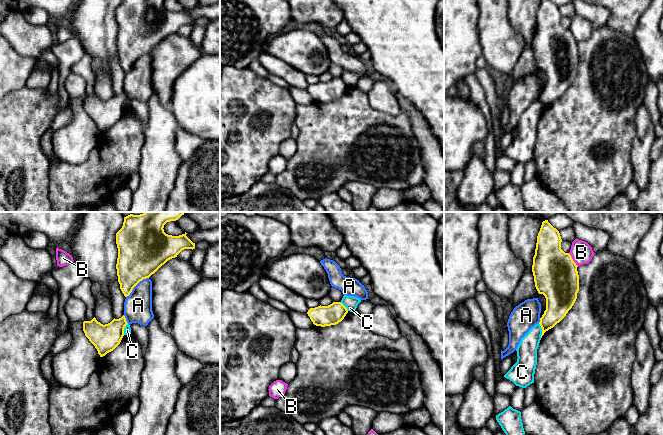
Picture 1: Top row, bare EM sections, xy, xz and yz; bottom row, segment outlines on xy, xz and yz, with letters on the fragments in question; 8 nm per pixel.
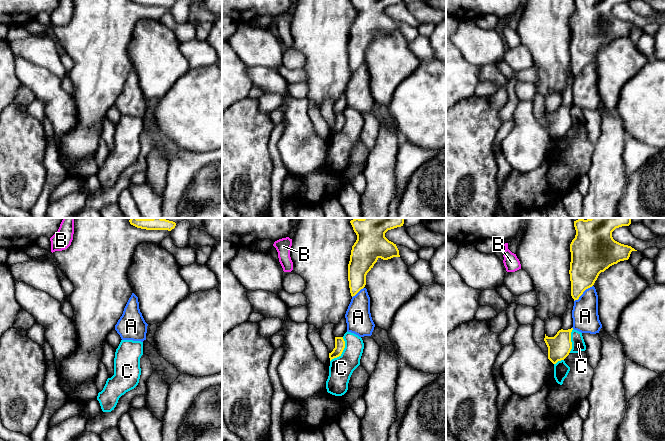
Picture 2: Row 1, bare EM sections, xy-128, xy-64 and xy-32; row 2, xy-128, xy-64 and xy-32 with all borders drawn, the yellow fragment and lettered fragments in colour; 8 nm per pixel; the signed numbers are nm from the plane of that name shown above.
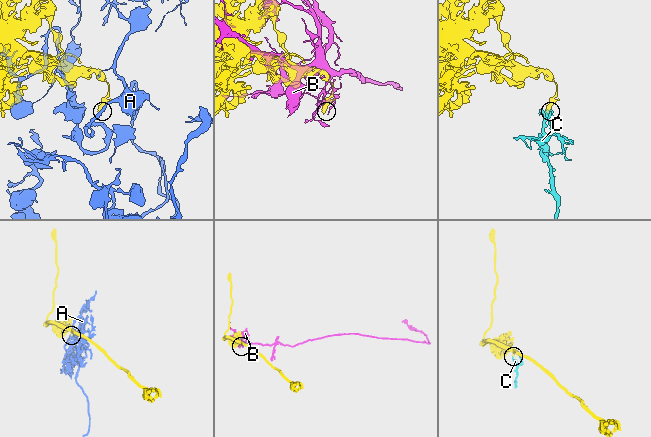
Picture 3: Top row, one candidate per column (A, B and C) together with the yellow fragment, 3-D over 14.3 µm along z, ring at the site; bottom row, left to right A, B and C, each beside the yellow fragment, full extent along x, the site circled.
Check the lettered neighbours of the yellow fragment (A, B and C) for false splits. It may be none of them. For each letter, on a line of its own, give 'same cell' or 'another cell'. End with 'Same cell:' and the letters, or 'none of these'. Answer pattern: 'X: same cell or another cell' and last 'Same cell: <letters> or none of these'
A: another cell
B: another cell
C: another cell
Same cell: none of these

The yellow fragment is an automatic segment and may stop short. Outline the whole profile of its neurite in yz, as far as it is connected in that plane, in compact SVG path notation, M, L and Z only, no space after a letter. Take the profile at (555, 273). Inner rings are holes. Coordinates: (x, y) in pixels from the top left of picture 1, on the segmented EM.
M548 220L543 221L532 265L535 287L546 298L546 310L539 322L541 338L566 316L579 291L578 266L561 249L561 242L559 231Z

